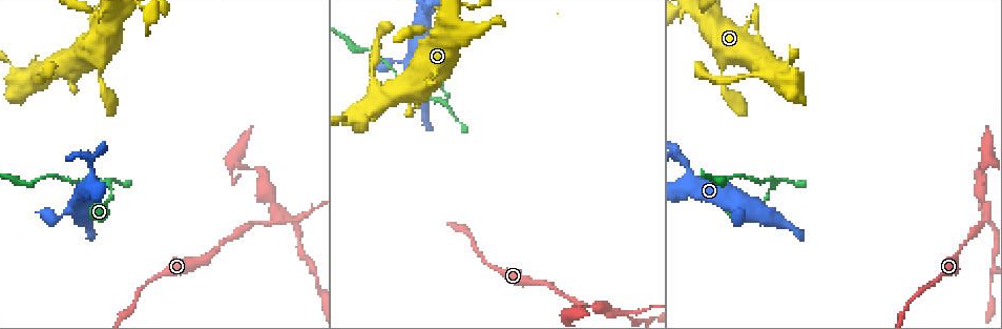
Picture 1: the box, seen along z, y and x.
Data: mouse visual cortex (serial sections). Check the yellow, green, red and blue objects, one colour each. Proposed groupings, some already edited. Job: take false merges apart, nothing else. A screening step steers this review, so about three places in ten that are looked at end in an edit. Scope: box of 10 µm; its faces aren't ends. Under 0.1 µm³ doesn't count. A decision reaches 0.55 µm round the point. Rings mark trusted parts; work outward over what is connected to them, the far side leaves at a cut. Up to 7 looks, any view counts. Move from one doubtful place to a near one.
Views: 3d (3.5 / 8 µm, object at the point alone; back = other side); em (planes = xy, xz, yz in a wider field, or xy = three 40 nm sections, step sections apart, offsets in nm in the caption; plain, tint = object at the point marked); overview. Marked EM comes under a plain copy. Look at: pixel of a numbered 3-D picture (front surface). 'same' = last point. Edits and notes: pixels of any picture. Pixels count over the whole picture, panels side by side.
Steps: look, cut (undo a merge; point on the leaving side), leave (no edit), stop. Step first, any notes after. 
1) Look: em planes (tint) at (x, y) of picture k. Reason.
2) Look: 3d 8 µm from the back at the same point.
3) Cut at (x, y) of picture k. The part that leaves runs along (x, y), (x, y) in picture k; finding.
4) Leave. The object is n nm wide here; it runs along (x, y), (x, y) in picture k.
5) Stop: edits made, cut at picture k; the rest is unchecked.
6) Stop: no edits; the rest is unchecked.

Look: 3d 8 µm at (107, 185) of picture 1. Sharp bend.

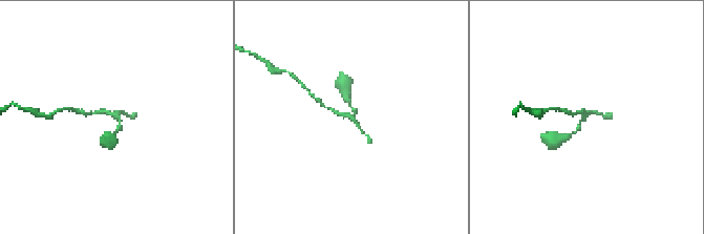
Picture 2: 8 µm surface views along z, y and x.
Look: 3d 3.5 µm at the same point. Zoom in.

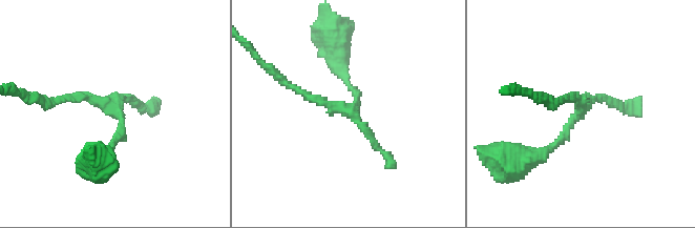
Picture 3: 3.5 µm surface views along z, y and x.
Look: em xy step 5 (tint) at (583, 108) of picture 3. Now the EM.

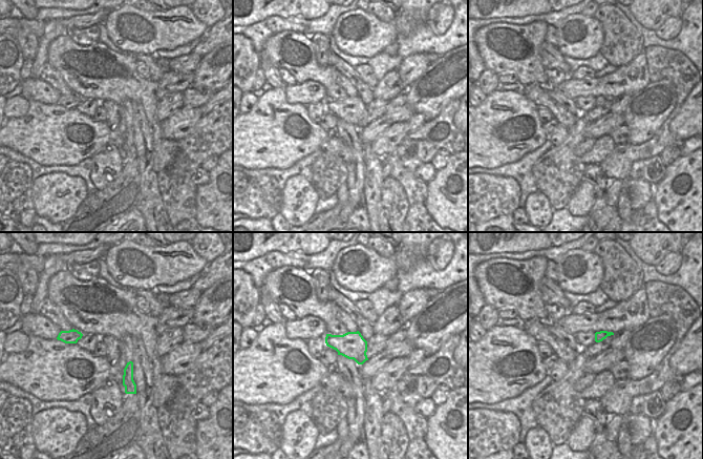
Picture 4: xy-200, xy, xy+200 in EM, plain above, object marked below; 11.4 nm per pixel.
Leave. It runs along (540, 156), (583, 107), (574, 97), (555, 103) in picture 3; continuous, no second cell.

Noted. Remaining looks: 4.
Look: 3d 8 µm at (101, 78) of picture 1. Narrows sharply.

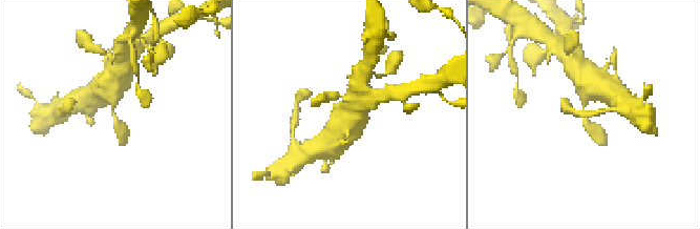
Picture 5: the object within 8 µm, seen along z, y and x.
Look: 3d 3.5 µm at the same point.

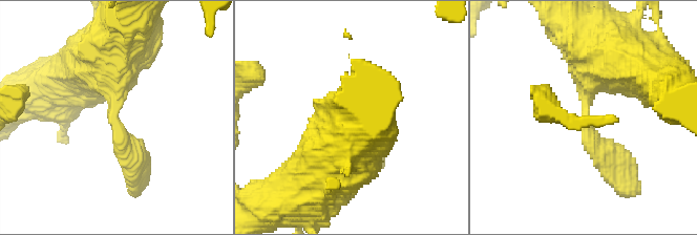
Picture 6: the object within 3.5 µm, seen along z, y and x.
Leave. It runs along (112, 50), (112, 119), (138, 170) in picture 6; all the same cell.

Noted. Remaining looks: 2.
Look: 3d 3.5 µm at (261, 222) of picture 1. Three arms meet.

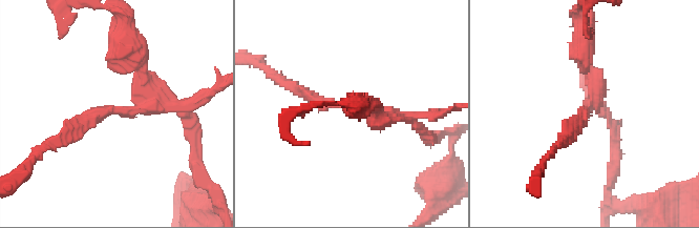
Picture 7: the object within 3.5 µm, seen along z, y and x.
Look: em xy step 2 (tint) at (582, 109) of picture 7. 3 arms meet here; the arms are 200, 200, 300 nm wide.

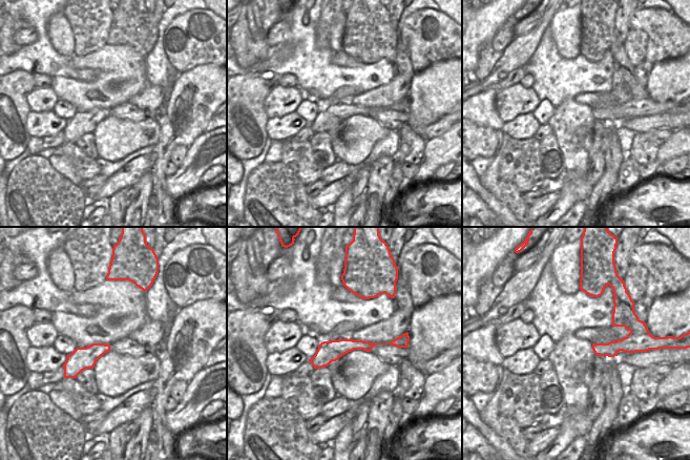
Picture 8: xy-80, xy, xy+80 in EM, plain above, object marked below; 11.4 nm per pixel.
Cut at (373, 123) of picture 7. Two cells meet here.

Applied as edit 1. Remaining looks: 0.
Stop: edits made, cut at picture 7; the rest is unchecked.

